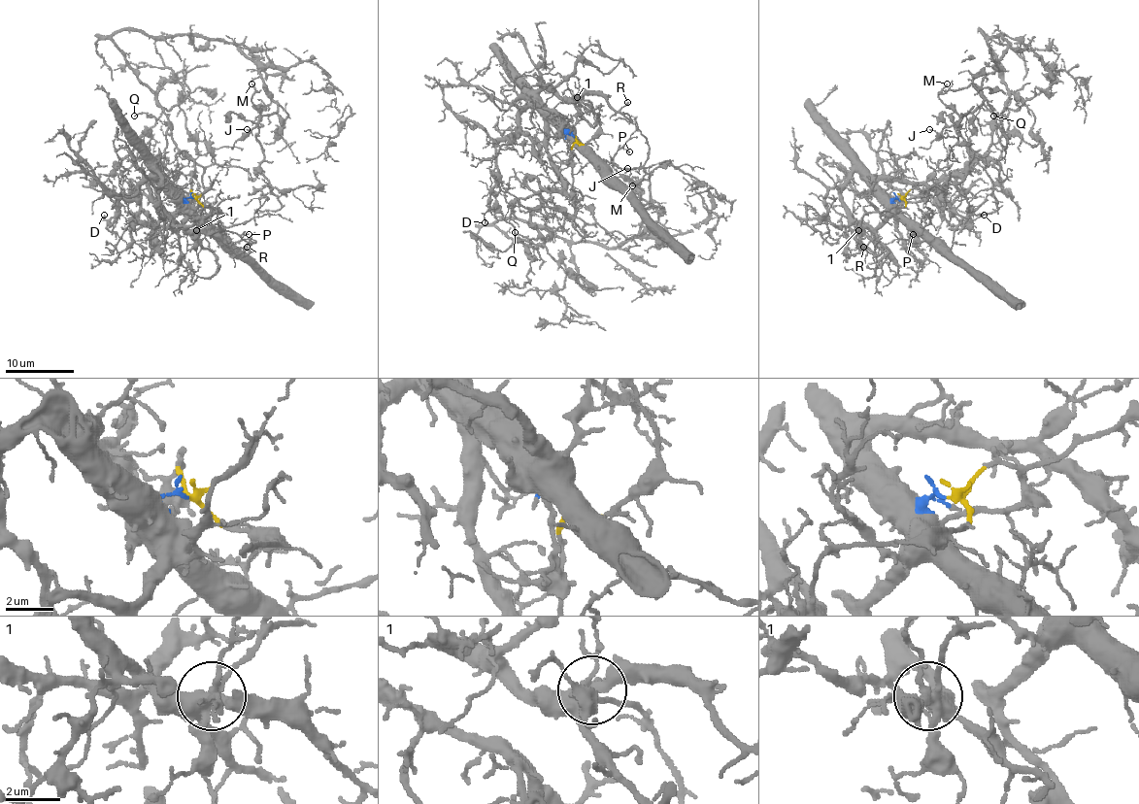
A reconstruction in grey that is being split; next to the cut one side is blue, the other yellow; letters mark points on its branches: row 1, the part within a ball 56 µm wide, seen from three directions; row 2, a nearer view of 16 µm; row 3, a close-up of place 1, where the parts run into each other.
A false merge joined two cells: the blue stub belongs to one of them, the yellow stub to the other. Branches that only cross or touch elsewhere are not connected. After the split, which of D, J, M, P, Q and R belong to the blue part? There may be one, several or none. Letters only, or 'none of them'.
D, P, R

